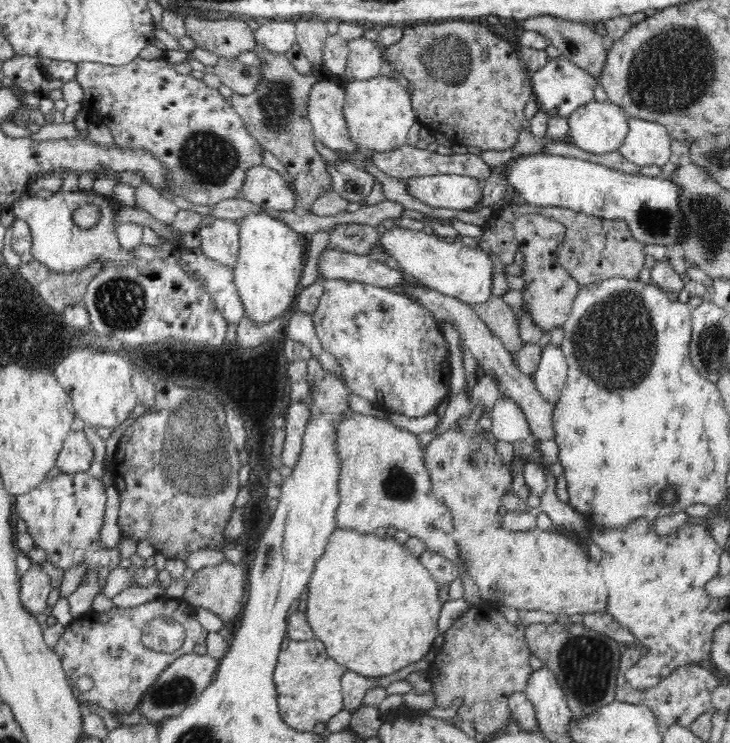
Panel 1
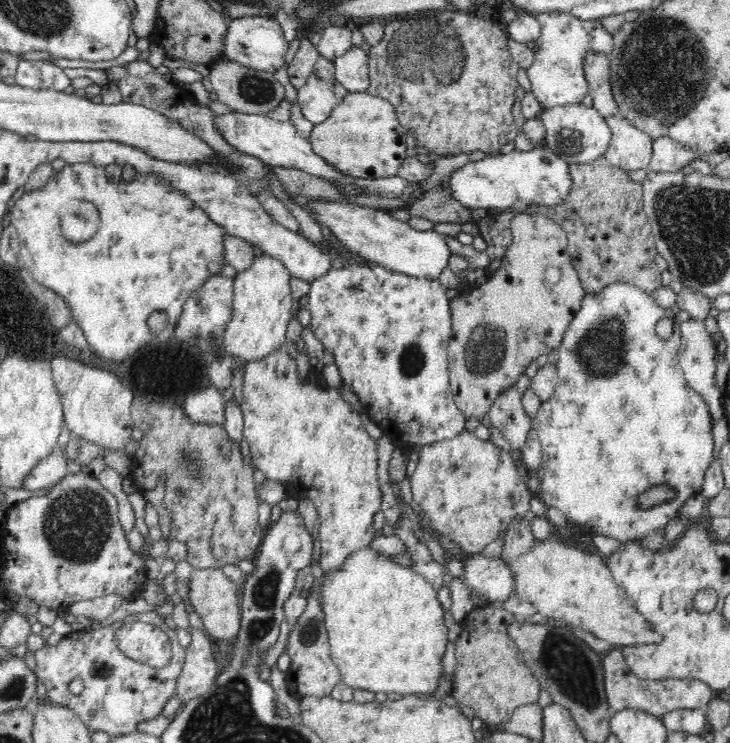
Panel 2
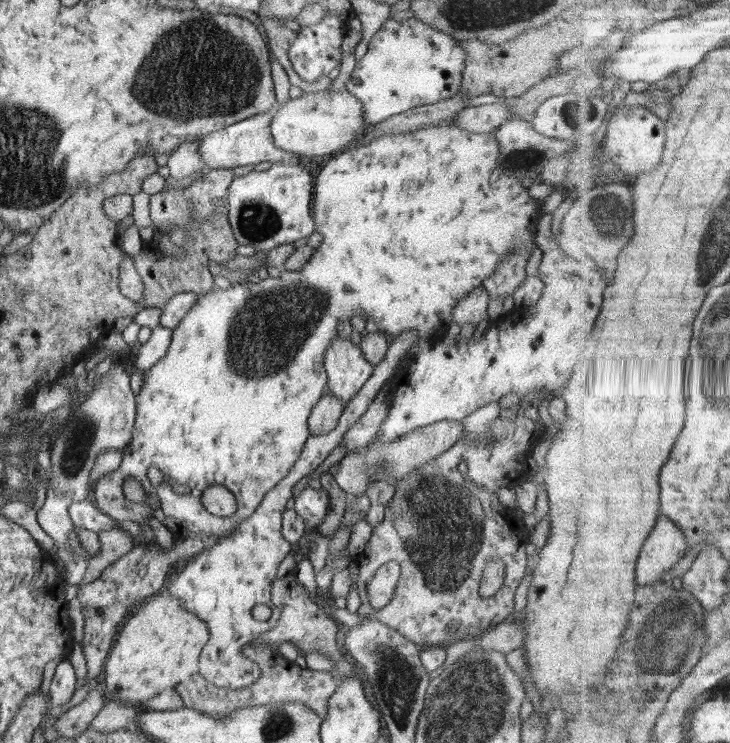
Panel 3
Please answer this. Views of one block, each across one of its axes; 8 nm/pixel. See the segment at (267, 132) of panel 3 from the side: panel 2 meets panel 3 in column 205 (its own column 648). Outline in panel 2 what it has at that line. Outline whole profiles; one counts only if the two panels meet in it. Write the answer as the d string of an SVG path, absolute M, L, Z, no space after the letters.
M619 114L605 117L605 121L611 130L608 148L603 154L606 161L626 172L649 168L653 141L651 135L636 128Z

